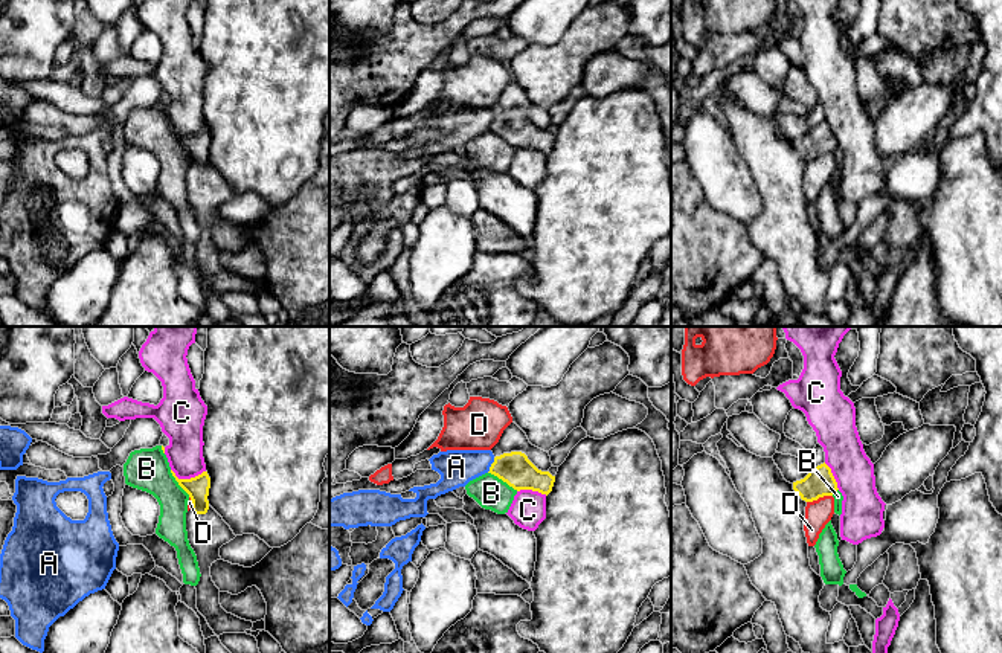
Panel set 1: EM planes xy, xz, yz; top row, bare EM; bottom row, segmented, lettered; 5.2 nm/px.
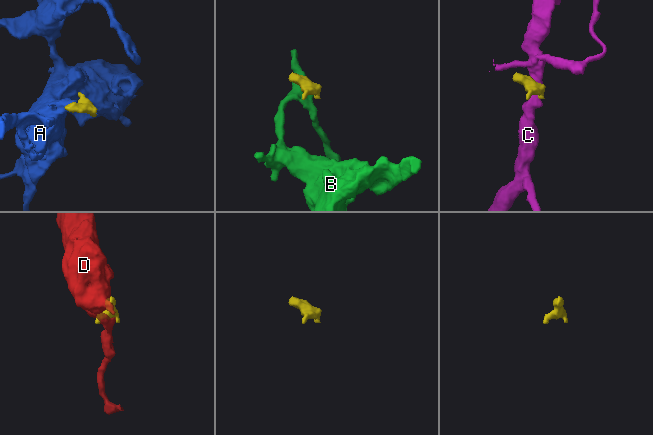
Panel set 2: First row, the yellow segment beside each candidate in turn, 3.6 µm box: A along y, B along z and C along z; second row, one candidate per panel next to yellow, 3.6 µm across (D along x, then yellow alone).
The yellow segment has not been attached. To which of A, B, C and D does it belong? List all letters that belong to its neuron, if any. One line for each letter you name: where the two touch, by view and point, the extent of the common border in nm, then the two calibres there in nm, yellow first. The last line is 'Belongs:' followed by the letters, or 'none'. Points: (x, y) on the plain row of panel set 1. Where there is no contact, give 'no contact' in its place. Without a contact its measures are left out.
Belongs: none

